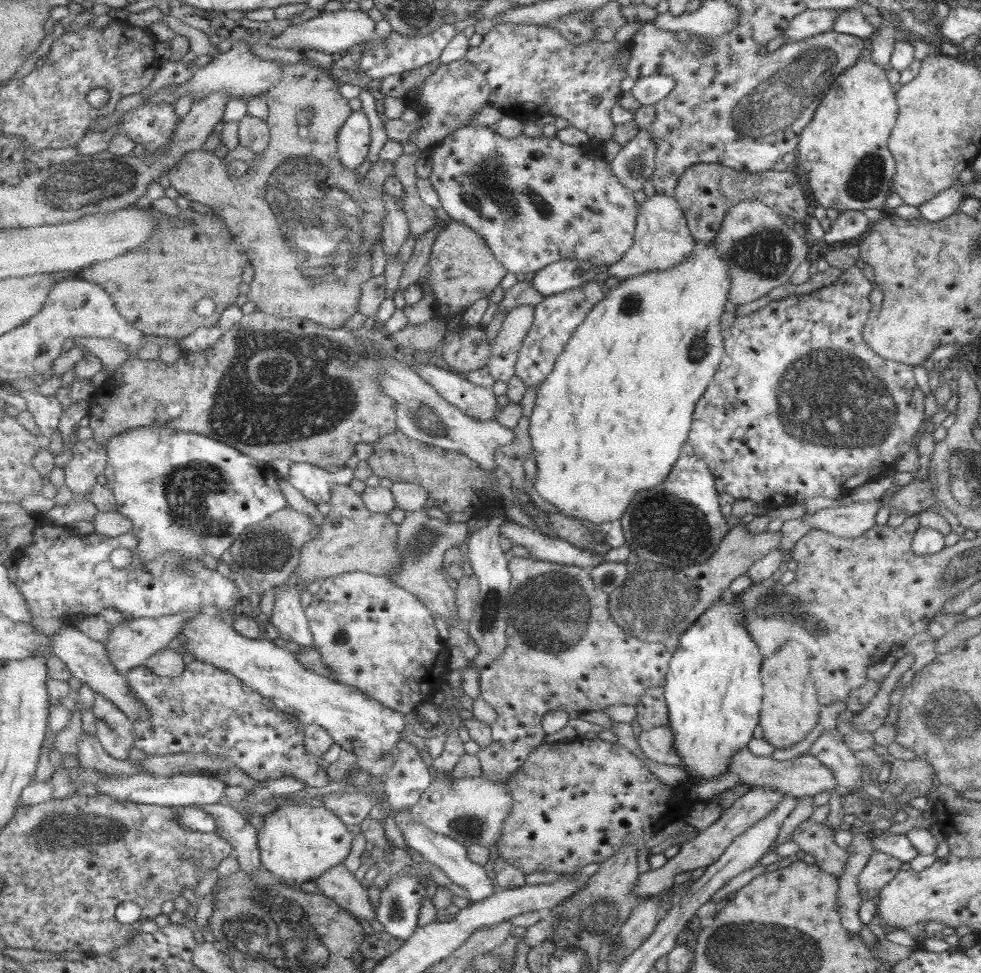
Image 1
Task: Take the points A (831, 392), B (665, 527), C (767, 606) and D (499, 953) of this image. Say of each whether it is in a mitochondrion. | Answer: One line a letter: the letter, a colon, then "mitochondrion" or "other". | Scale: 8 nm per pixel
A: mitochondrion
B: mitochondrion
C: mitochondrion
D: other

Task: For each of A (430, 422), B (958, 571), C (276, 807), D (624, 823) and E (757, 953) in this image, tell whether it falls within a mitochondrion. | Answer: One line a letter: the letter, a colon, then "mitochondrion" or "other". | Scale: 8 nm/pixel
A: mitochondrion
B: mitochondrion
C: other
D: other
E: mitochondrion

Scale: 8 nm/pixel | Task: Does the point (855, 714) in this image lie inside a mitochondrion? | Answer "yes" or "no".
no

